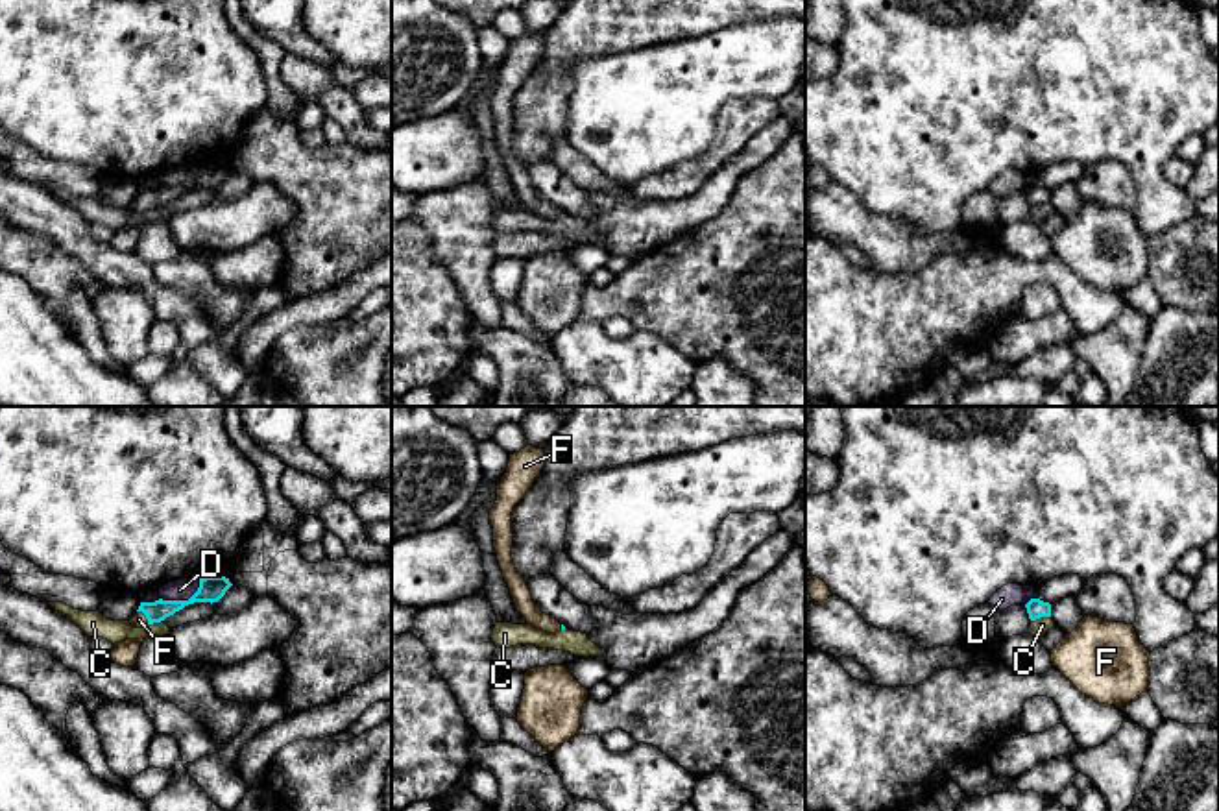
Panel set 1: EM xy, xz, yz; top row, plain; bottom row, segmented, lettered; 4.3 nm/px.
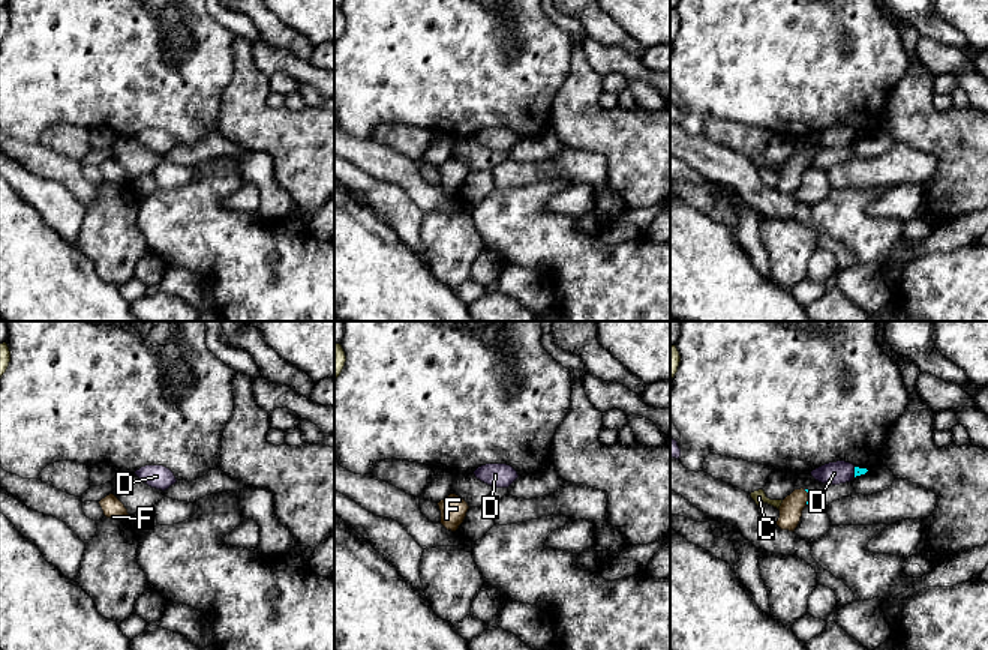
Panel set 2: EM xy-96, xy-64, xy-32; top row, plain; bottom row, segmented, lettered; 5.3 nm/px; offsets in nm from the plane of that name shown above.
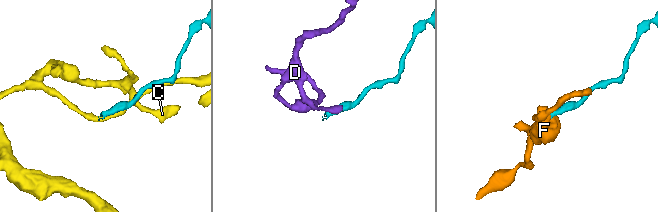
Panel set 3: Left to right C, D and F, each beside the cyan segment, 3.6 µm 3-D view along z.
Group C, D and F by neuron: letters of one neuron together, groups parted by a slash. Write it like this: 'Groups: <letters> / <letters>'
Groups: C / D / F

